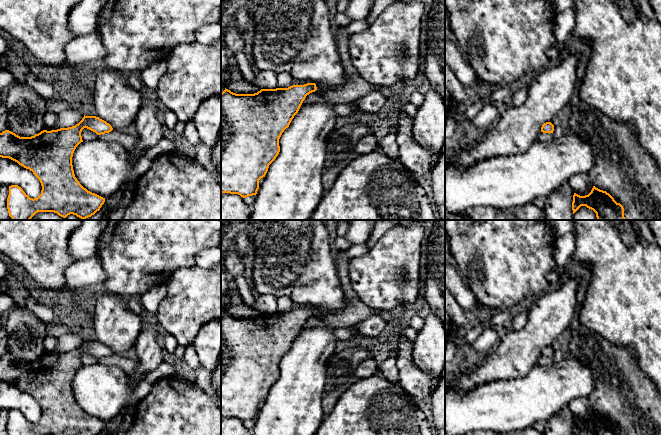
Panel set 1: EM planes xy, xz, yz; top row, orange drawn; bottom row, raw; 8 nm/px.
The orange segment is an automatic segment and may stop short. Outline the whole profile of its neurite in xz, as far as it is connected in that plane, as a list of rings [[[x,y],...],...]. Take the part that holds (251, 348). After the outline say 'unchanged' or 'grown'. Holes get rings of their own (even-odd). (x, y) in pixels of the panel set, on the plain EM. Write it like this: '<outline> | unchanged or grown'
[[[315,307],[261,313],[254,318],[236,318],[225,312],[221,317],[221,418],[238,418],[243,422],[257,418],[259,404],[280,376],[282,357],[306,320],[316,314]]] | unchanged

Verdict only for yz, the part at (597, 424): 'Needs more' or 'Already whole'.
Already whole

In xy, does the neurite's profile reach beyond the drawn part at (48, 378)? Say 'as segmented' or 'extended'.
as segmented

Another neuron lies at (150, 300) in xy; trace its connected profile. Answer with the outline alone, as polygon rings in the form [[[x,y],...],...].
[[[162,284],[151,288],[140,297],[144,314],[152,315],[157,312],[159,304],[167,295],[167,285]]]

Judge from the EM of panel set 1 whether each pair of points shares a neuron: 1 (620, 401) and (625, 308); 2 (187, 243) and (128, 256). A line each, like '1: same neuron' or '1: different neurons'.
1: different neurons
2: same neuron

